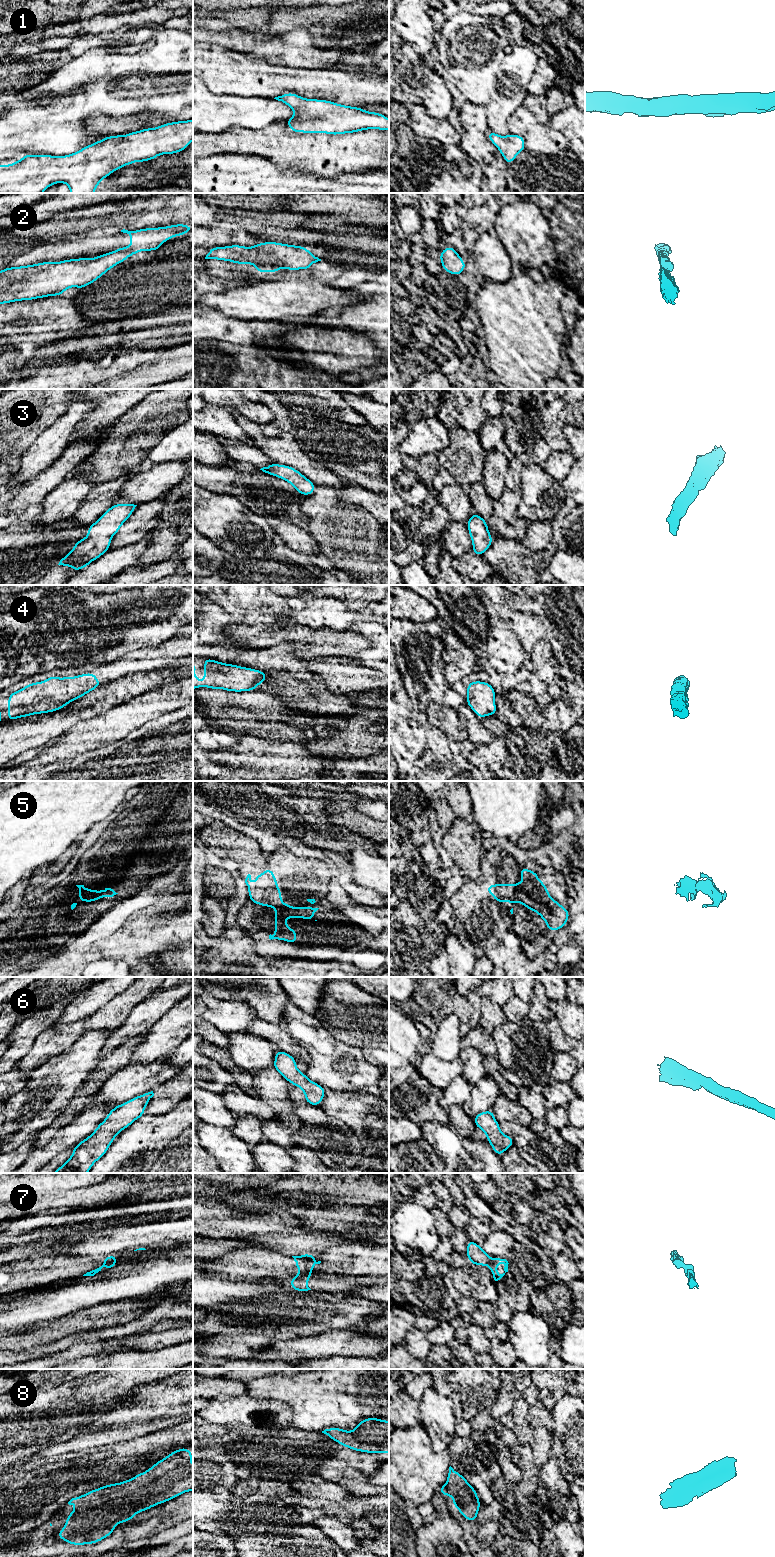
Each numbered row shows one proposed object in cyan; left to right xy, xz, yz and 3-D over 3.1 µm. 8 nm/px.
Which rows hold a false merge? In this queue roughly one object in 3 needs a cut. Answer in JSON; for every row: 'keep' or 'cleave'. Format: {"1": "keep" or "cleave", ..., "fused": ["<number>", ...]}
{"1": "keep", "2": "keep", "3": "keep", "4": "keep", "5": "cleave", "6": "keep", "7": "cleave", "8": "keep", "fused": ["5", "7"]}

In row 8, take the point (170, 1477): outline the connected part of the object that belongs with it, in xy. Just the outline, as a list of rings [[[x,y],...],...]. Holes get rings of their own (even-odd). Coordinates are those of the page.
[[[179,1448],[133,1478],[72,1498],[68,1504],[77,1507],[57,1537],[70,1545],[100,1542],[113,1533],[117,1523],[193,1491],[192,1456],[188,1448]]]

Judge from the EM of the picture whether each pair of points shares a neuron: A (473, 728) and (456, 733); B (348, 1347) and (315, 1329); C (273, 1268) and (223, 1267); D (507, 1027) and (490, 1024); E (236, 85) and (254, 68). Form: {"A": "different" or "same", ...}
{"A": "different", "B": "different", "C": "same", "D": "different", "E": "same"}

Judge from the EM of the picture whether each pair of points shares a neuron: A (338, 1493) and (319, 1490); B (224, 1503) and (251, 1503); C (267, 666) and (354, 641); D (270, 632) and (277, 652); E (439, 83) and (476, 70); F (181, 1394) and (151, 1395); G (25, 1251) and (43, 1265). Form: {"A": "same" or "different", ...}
{"A": "same", "B": "same", "C": "different", "D": "different", "E": "different", "F": "same", "G": "different"}

